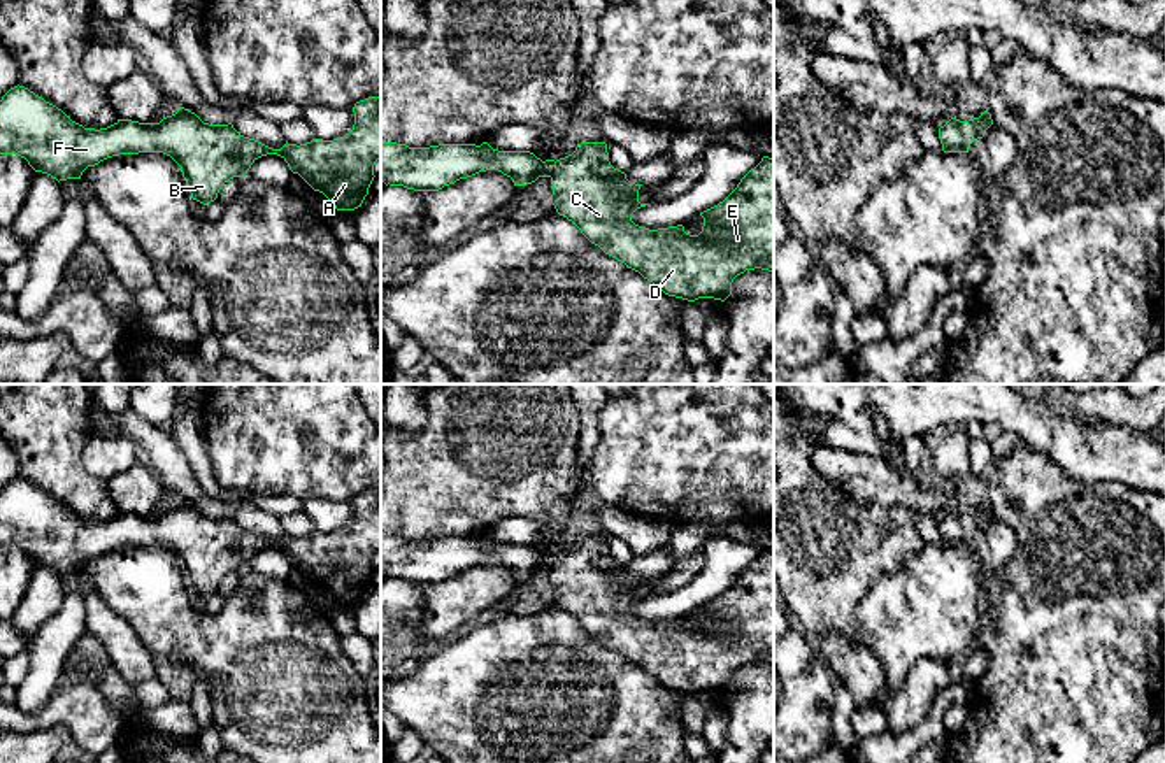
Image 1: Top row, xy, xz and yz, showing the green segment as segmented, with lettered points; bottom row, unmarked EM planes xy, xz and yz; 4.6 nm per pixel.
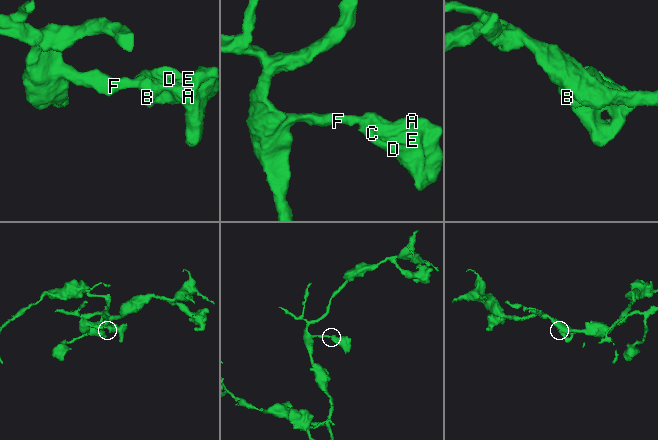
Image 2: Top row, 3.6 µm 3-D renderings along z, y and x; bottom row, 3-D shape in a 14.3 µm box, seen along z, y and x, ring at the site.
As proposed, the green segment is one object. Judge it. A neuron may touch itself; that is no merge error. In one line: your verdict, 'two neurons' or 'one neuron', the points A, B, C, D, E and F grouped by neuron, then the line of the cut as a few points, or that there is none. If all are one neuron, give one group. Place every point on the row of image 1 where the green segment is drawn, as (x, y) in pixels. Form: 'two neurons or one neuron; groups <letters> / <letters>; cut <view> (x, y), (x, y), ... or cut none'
one neuron; groups A B C D E F; cut none

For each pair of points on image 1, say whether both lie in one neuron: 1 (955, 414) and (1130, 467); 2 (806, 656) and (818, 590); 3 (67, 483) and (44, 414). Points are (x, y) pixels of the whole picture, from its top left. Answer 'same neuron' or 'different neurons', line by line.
1: same neuron
2: different neurons
3: same neuron

